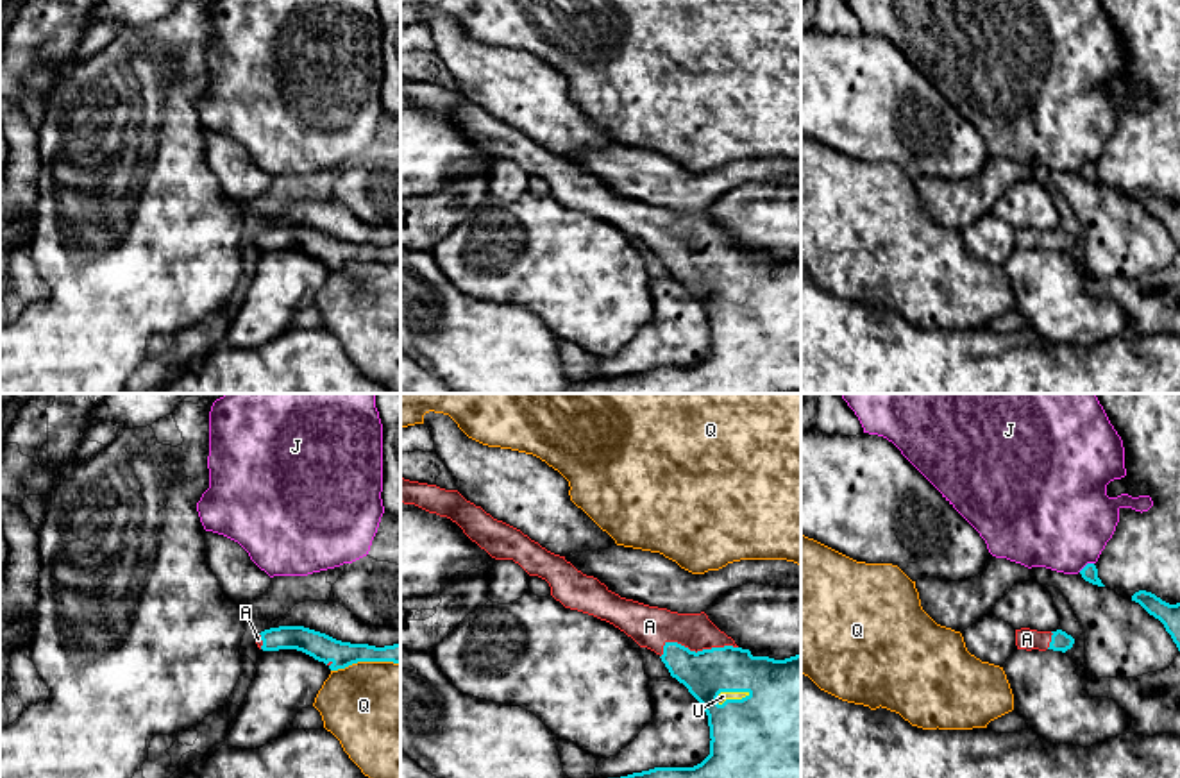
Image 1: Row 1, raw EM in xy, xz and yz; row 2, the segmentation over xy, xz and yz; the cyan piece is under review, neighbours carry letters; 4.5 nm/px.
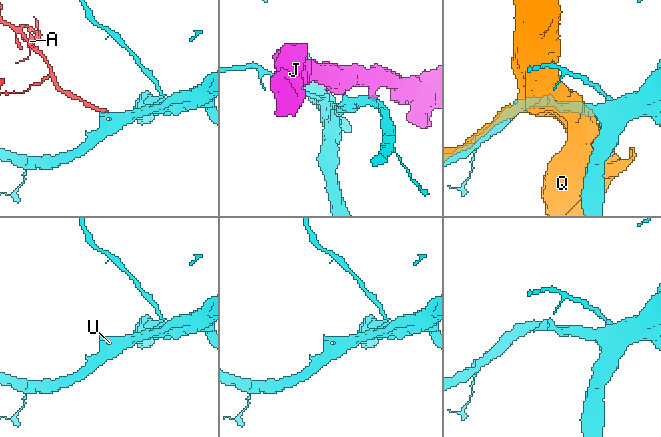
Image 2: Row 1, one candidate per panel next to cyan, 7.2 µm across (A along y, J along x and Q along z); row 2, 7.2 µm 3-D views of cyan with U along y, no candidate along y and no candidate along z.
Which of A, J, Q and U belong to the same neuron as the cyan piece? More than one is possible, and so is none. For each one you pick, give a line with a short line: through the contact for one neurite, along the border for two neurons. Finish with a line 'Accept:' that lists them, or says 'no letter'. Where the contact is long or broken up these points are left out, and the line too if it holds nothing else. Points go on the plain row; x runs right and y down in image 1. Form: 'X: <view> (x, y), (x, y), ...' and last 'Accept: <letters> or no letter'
A: xz (707, 272), (707, 263), (694, 251), (683, 240), (649, 226)
U: xz (762, 346), (732, 299), (723, 295)
Accept: A, U

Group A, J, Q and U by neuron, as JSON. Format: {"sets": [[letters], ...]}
{"sets": [["A", "U"], ["J"], ["Q"]]}

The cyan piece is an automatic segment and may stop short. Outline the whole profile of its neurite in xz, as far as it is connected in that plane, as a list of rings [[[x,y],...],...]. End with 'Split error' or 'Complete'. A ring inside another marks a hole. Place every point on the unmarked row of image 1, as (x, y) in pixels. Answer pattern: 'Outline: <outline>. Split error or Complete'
Outline: [[[400,77],[400,102],[447,116],[495,159],[513,159],[529,175],[545,179],[565,207],[606,220],[654,250],[708,315],[710,354],[694,367],[654,367],[620,377],[574,381],[569,393],[796,393],[801,392],[801,254],[774,259],[753,256],[721,231],[704,211],[678,213],[620,197],[594,175],[577,170],[520,129],[493,118],[458,89]]]. Split error

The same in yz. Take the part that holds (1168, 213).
Outline: [[[1139,190],[1132,195],[1150,215],[1159,218],[1180,250],[1180,202],[1169,204],[1151,191]]]. Complete

